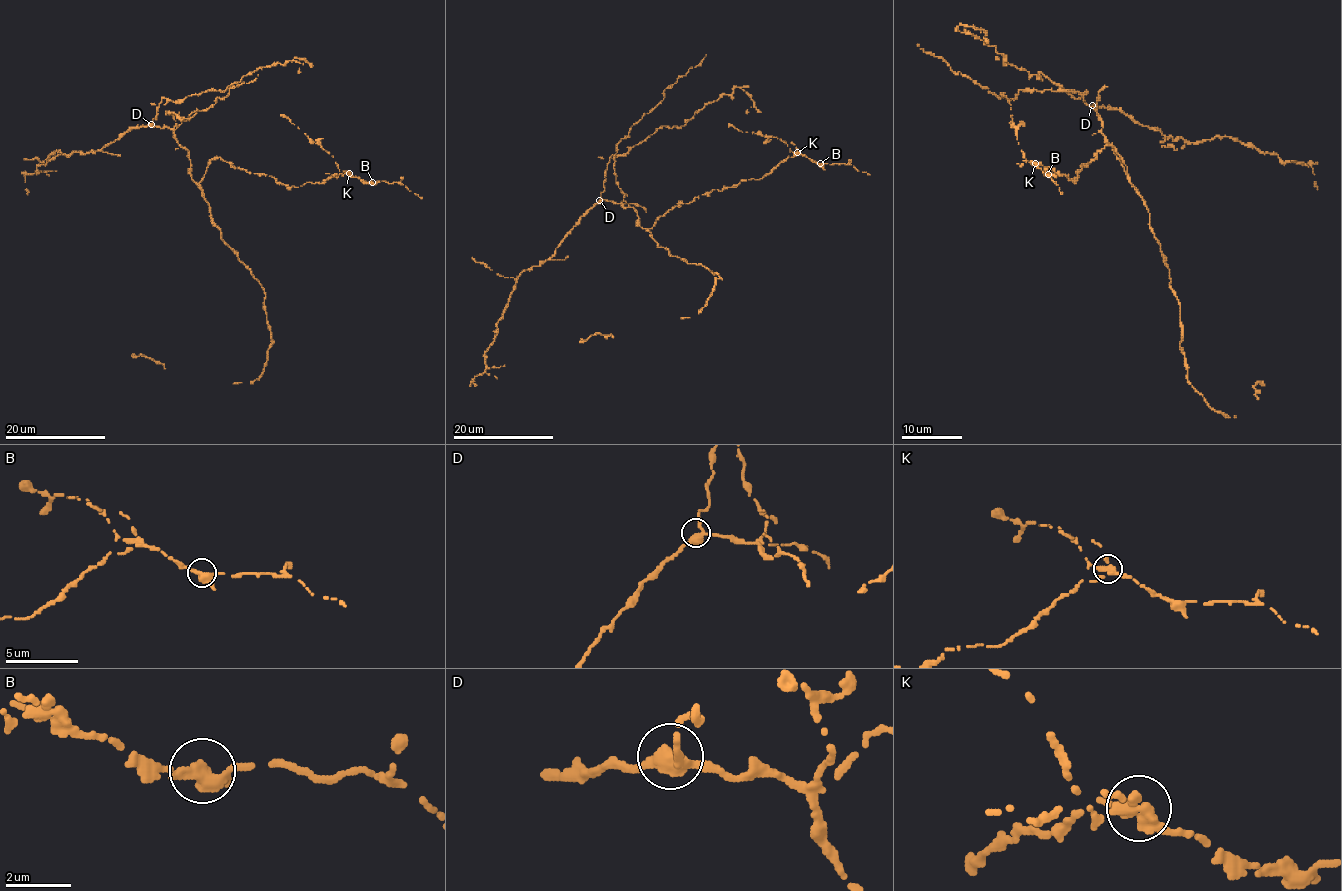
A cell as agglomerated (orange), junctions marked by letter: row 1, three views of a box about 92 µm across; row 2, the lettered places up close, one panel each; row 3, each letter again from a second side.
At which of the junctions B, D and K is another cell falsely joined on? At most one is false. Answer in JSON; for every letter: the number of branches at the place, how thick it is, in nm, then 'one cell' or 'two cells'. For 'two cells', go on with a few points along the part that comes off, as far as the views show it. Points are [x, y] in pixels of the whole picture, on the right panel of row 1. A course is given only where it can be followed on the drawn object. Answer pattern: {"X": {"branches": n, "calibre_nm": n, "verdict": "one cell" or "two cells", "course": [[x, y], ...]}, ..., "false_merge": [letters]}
{"B": {"branches": 3, "calibre_nm": 340, "verdict": "one cell"}, "D": {"branches": 3, "calibre_nm": 340, "verdict": "one cell"}, "K": {"branches": 3, "calibre_nm": 340, "verdict": "two cells", "course": [[1035, 164], [1027, 161], [1018, 144], [1009, 100], [1000, 93]]}, "false_merge": ["K"]}

